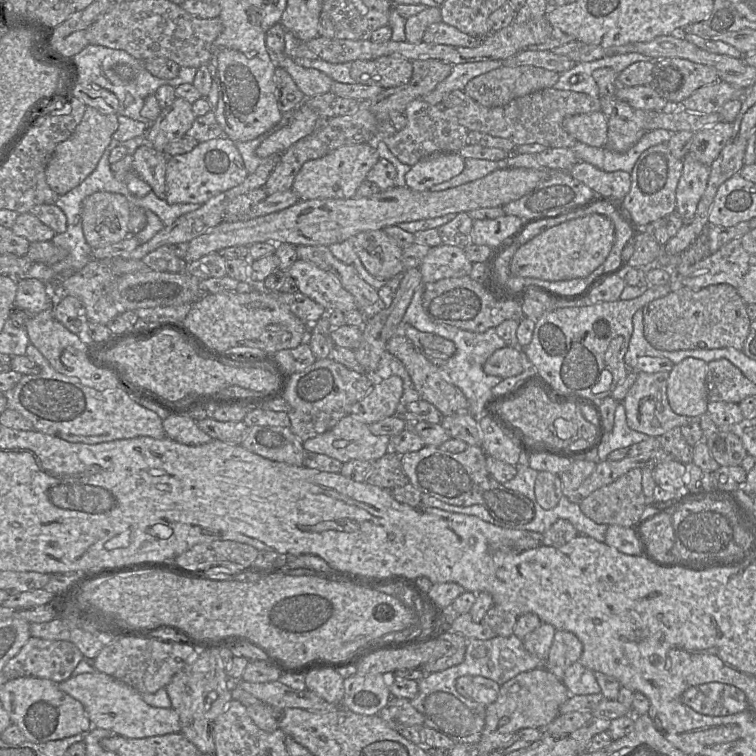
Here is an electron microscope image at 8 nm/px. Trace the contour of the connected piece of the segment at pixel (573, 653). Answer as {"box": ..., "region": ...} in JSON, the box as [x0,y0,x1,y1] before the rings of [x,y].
{"box":[545,630,583,682],"region":[[[556,630],[545,668],[563,682],[566,669],[579,660],[582,652],[583,644],[576,635]]]}

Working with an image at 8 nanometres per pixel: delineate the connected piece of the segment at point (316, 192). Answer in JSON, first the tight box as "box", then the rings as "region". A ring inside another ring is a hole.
{"box":[291,143,379,201],"region":[[[369,143],[341,146],[324,157],[307,161],[296,175],[291,190],[296,193],[299,201],[353,198],[379,159],[377,149]]]}

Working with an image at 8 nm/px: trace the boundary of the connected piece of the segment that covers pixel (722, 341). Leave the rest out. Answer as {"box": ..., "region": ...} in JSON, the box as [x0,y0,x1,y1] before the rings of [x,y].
{"box":[642,284,751,351],"region":[[[676,284],[668,295],[645,305],[642,313],[645,339],[657,350],[663,351],[742,350],[751,324],[747,304],[729,284],[709,285],[700,289]]]}

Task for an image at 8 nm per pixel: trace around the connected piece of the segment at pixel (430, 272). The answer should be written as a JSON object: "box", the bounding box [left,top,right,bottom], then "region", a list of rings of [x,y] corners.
{"box":[419,244,472,284],"region":[[[441,244],[430,248],[419,269],[423,284],[428,284],[444,278],[469,276],[472,264],[463,249]]]}

